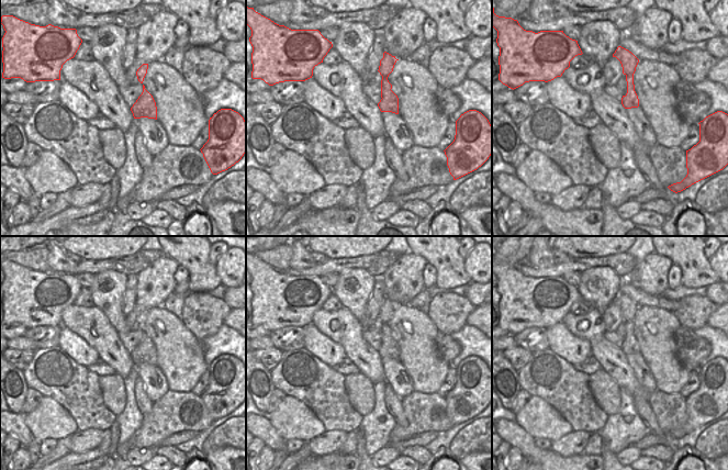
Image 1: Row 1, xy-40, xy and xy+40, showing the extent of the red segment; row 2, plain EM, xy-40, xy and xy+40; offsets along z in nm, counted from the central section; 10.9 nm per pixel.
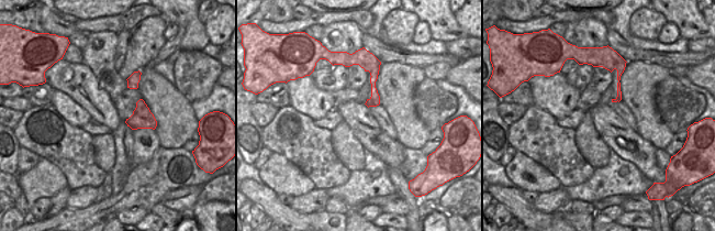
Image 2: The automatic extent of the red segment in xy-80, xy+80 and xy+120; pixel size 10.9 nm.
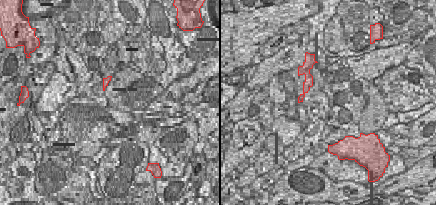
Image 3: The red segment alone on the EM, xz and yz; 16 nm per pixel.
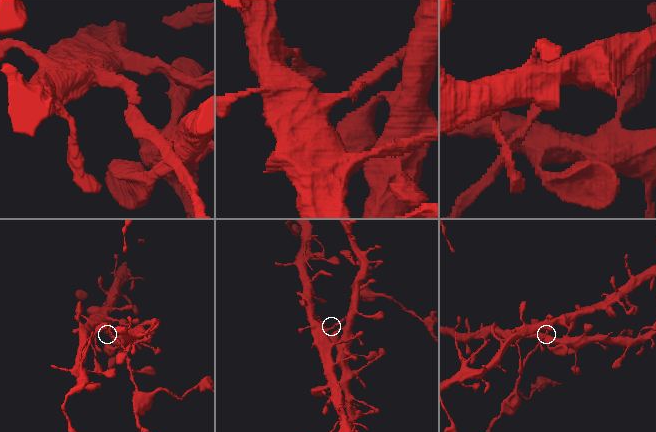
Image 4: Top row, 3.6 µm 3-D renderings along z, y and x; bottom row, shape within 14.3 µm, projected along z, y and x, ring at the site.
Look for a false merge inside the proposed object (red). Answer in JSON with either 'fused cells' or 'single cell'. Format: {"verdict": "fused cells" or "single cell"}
{"verdict": "fused cells"}

